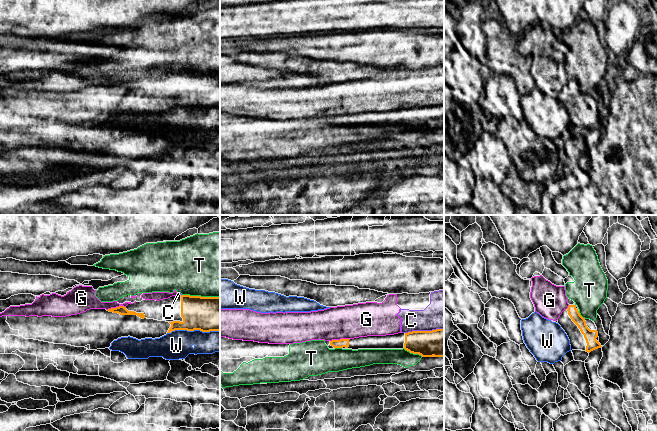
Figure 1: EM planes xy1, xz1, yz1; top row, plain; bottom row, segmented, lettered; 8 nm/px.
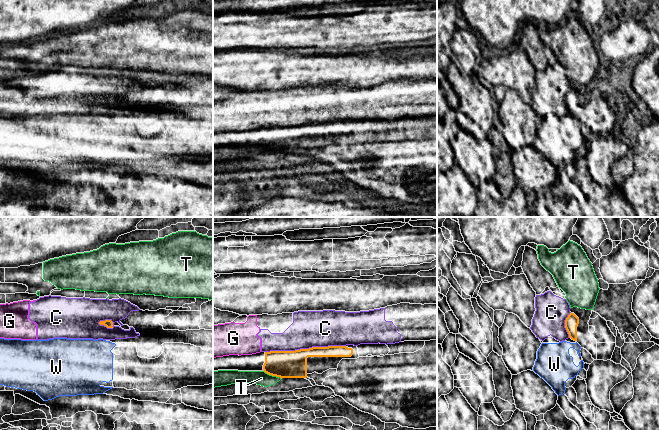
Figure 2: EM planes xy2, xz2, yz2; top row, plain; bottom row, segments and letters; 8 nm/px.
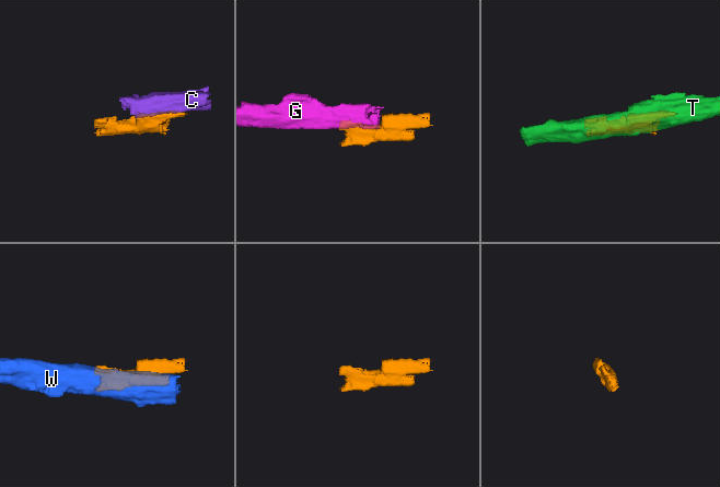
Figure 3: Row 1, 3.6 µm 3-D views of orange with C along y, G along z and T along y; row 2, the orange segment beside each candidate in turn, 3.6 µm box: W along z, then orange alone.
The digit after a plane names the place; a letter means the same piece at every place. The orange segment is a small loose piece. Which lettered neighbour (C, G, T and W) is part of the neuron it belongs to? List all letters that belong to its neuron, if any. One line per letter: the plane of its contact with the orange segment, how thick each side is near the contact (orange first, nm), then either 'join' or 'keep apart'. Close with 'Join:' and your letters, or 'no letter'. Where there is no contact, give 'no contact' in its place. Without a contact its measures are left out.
C: xz2 | 220/300 nm | keep apart
G: xz1 | 70/280 nm | keep apart
T: xy1 | 280/500 nm | keep apart
W: xy1 | 280/220 nm | keep apart
Join: no letter

